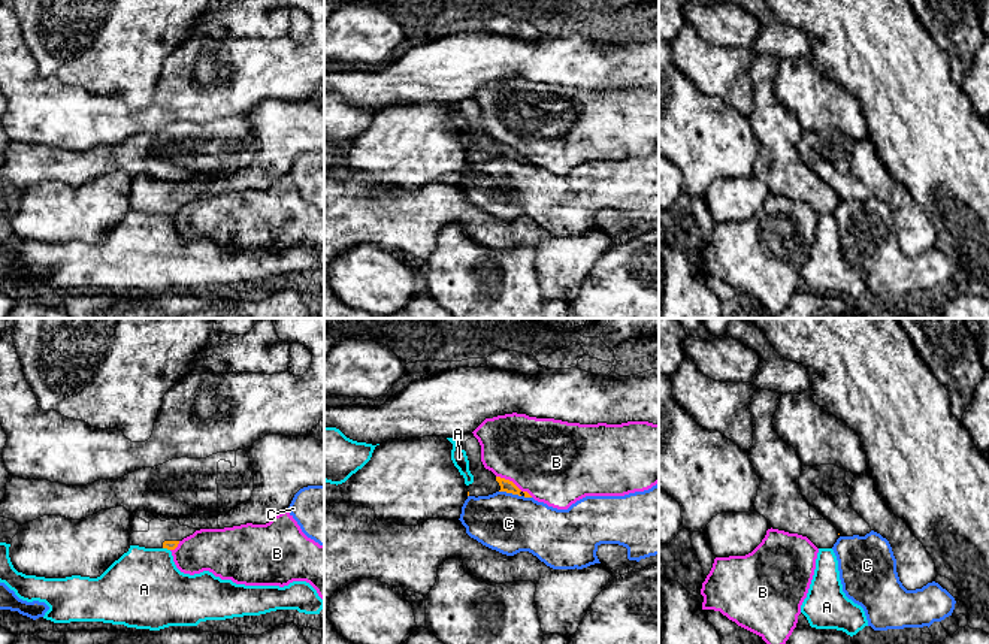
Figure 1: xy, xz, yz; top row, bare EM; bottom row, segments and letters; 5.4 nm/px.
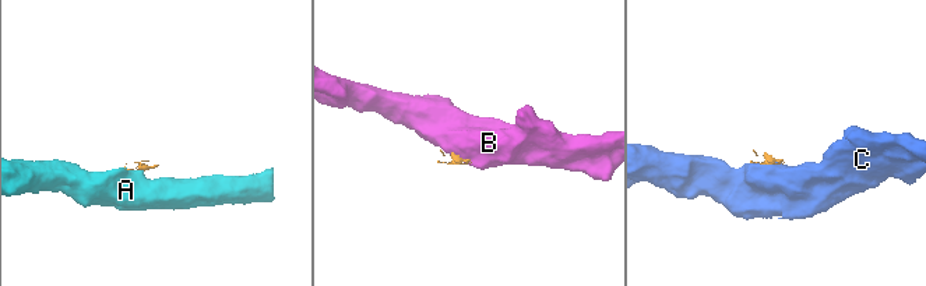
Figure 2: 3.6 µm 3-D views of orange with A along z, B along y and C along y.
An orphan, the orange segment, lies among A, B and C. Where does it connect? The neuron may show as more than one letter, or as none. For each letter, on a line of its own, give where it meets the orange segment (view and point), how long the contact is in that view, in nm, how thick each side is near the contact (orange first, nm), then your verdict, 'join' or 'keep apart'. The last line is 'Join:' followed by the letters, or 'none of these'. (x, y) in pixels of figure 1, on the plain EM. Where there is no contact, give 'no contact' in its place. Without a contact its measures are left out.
A: contact xy (166, 212); length 40 nm; calibres 50 and 420 nm; keep apart
B: contact xz (513, 148); length 240 nm; calibres 70 and 440 nm; keep apart
C: contact xz (510, 157); length 120 nm; calibres 70 and 320 nm; keep apart
Join: none of these

